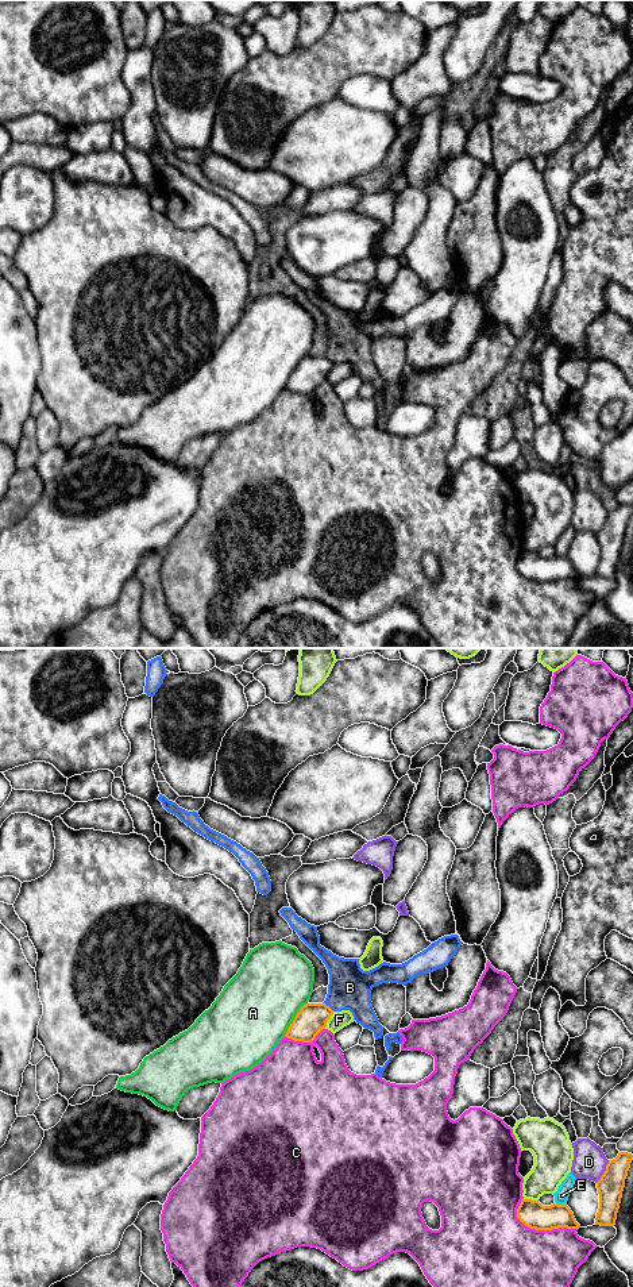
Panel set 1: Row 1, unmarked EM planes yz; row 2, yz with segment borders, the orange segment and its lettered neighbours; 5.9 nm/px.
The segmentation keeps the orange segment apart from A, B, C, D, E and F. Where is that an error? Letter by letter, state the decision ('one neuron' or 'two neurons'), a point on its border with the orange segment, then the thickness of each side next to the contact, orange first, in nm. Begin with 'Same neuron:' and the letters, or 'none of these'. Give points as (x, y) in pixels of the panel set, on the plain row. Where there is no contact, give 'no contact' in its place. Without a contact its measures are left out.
Same neuron: none of these
A: two neurons | yz (293, 372) | 180/460 nm
B: two neurons | yz (328, 358) | 180/260 nm
C: two neurons | yz (543, 581) | 160/480 nm
D: two neurons | yz (605, 523) | 160/190 nm
E: two neurons | yz (562, 557) | 160/80 nm
F: two neurons | yz (328, 370) | 180/100 nm

